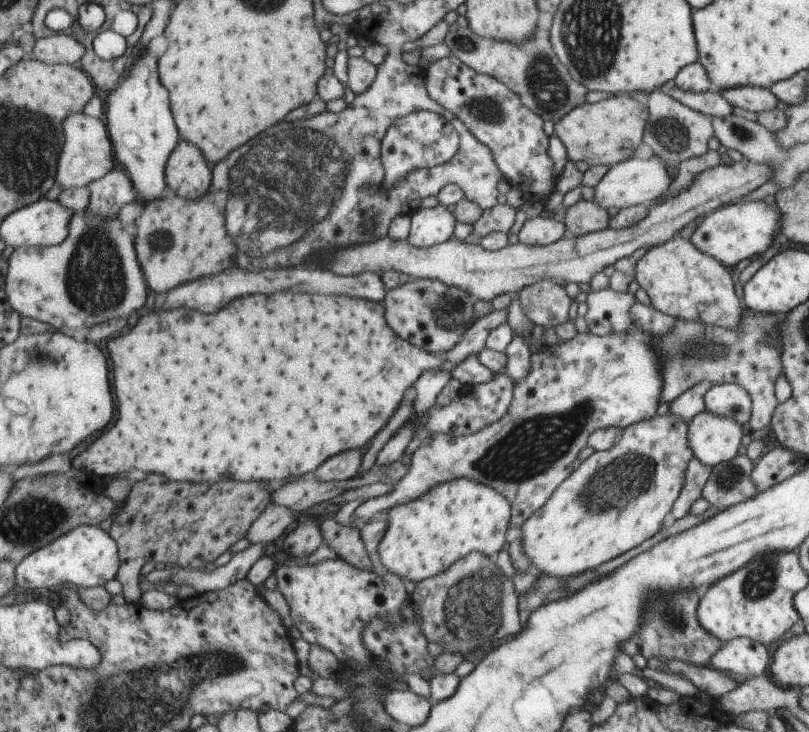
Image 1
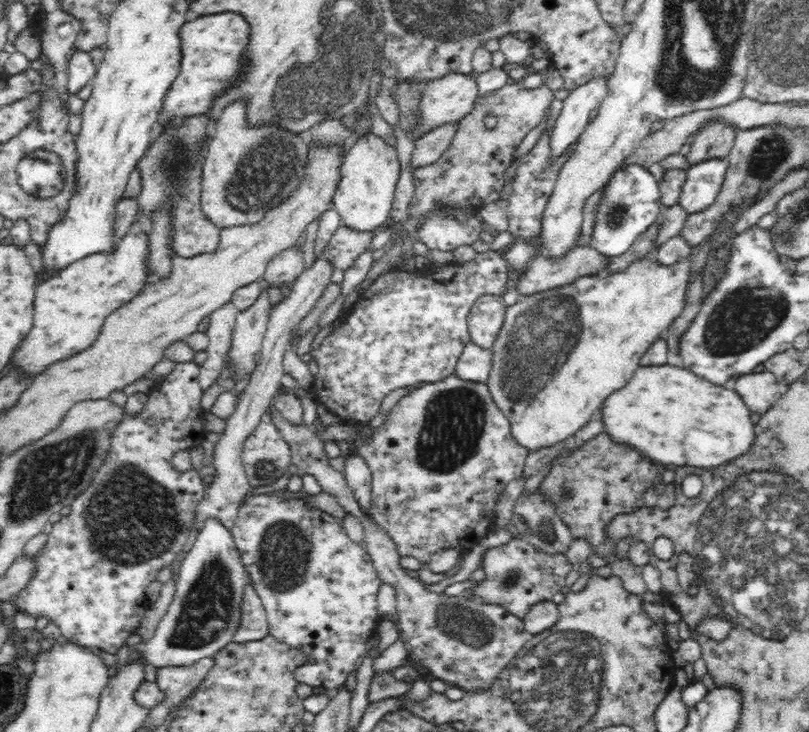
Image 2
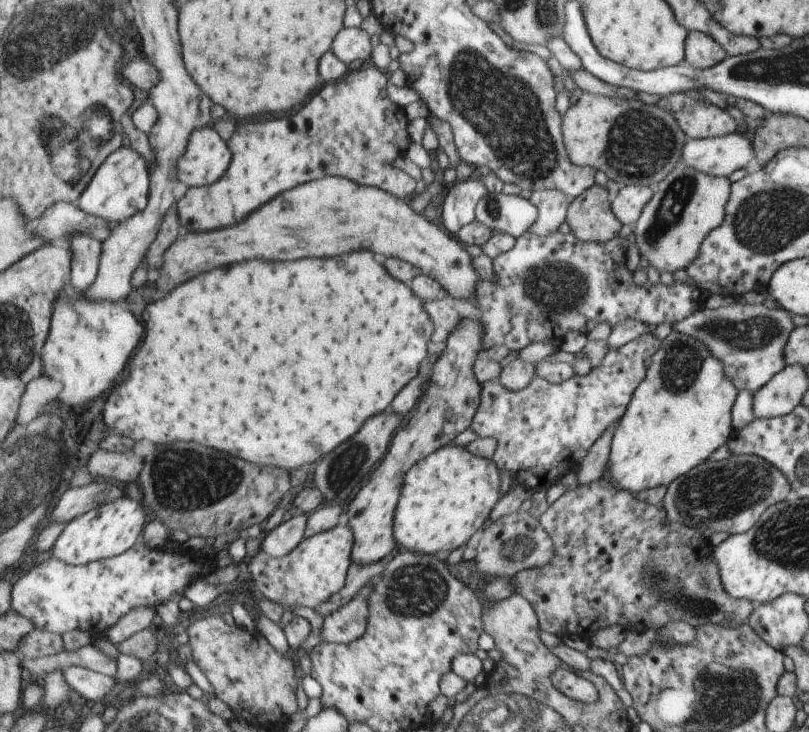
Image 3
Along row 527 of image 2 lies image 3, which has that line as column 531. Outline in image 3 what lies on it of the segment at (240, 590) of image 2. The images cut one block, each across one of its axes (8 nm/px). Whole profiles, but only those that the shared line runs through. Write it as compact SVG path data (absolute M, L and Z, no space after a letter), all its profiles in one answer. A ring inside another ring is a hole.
M502 192L486 194L476 206L476 220L494 232L510 234L515 239L527 234L539 216L539 209L532 201Z

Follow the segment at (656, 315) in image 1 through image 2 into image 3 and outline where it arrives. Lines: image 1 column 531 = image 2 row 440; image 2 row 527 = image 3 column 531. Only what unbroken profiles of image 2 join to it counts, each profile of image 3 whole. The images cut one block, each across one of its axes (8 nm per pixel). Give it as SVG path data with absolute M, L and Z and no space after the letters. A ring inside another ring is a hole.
M644 333L636 339L631 339L631 342L624 344L621 348L616 348L616 350L609 350L608 354L604 356L604 360L591 370L587 375L574 375L572 378L568 378L566 381L560 382L560 384L554 384L550 381L545 381L543 378L537 377L533 379L533 382L529 384L528 388L518 392L512 392L512 390L507 389L505 385L498 384L498 382L485 382L482 386L482 402L480 402L480 408L474 416L474 423L472 430L478 435L478 437L491 437L496 440L497 446L494 452L493 458L497 464L498 468L501 470L507 470L522 486L531 492L538 491L542 487L550 488L552 485L559 484L561 480L566 480L566 476L570 476L571 472L578 473L579 465L586 459L592 447L611 427L618 424L625 415L627 408L631 400L633 400L634 392L637 388L645 382L646 375L648 374L648 369L644 365L644 360L647 357L652 357L660 348L661 340L658 340L656 336L652 336L652 333Z

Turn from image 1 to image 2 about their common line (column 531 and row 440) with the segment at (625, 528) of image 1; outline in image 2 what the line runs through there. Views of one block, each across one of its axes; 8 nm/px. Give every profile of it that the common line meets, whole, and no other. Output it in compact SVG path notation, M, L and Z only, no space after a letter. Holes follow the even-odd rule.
M692 247L692 251L689 252L686 256L681 256L675 263L665 264L659 263L656 258L651 258L651 256L643 256L641 259L636 259L634 262L631 262L623 271L613 271L605 274L596 274L596 275L588 275L581 276L574 283L557 287L550 290L544 290L544 292L535 292L531 295L521 295L519 301L514 304L514 306L507 307L506 316L504 316L504 324L502 324L502 328L500 328L500 332L498 332L498 336L496 336L496 340L494 340L494 344L490 348L492 351L492 370L490 370L490 376L488 376L486 380L486 385L488 385L488 390L491 391L492 398L494 399L496 405L500 407L500 410L503 411L505 415L507 415L508 420L511 422L512 435L516 439L516 442L519 442L520 445L528 447L528 452L532 452L533 450L549 447L561 440L569 440L570 437L574 436L575 432L578 432L580 428L582 428L588 421L592 420L592 418L597 417L596 412L603 406L603 402L614 392L614 390L618 390L620 386L624 386L624 382L628 382L628 378L632 378L632 374L634 374L634 370L640 366L638 364L638 360L640 360L642 354L650 348L650 345L658 338L661 338L661 335L668 330L672 321L682 312L685 304L685 298L687 297L687 290L690 286L700 278L703 272L704 267L699 267L697 269L697 265L695 265L694 257L698 255L698 249Z

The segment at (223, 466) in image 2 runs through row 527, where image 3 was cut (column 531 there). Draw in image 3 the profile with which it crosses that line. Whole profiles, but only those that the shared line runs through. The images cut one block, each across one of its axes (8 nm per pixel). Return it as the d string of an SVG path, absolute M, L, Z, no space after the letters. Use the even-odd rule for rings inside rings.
M544 189L533 191L529 200L537 206L540 212L537 223L530 231L537 233L538 236L546 236L557 231L567 220L568 208L573 198L566 196L558 189Z

